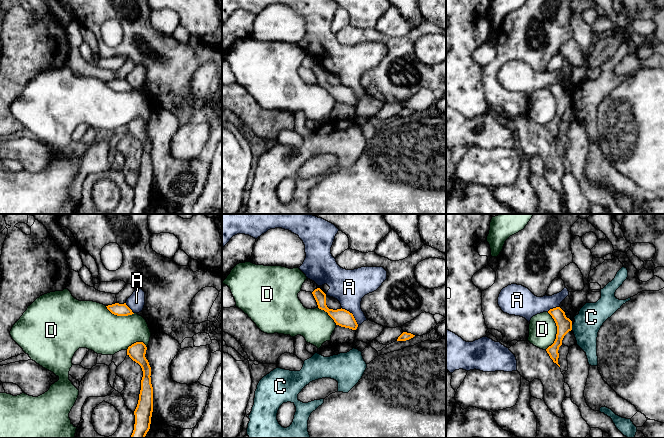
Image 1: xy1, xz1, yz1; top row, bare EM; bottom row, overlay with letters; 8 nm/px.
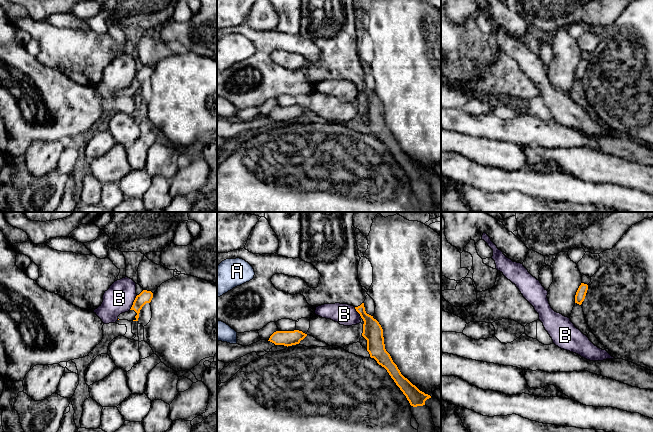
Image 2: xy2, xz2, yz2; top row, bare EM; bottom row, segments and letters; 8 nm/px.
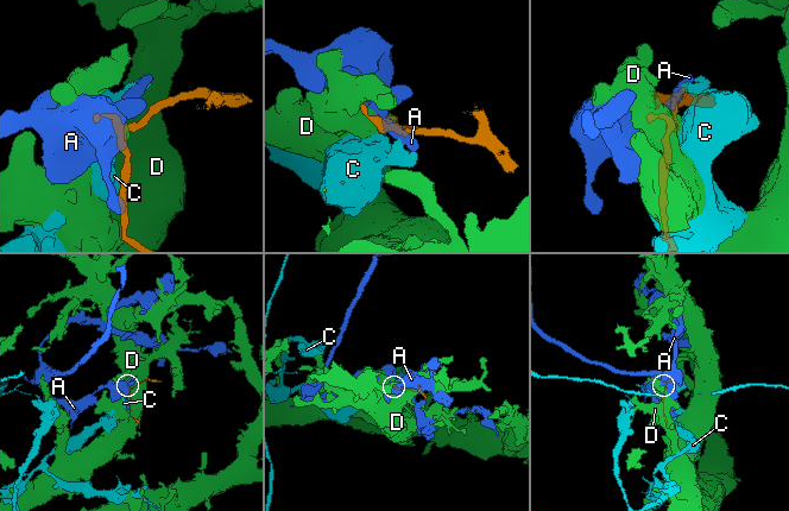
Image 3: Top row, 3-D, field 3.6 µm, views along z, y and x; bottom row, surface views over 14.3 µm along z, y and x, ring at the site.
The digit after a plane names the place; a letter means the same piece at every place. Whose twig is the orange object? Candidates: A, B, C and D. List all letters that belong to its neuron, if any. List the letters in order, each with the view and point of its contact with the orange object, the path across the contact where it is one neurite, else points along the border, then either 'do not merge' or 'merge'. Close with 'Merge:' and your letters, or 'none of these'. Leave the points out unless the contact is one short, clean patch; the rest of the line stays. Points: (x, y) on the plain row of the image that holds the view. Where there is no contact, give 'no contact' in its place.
A: xz1 (352, 90) | do not merge
B: xy2 (133, 78) | along xy2 (137, 71), (129, 85) | do not merge
C: yz1 (571, 103) | along yz1 (571, 101), (572, 105) | do not merge
D: yz1 (557, 107) | do not merge
Merge: none of these

